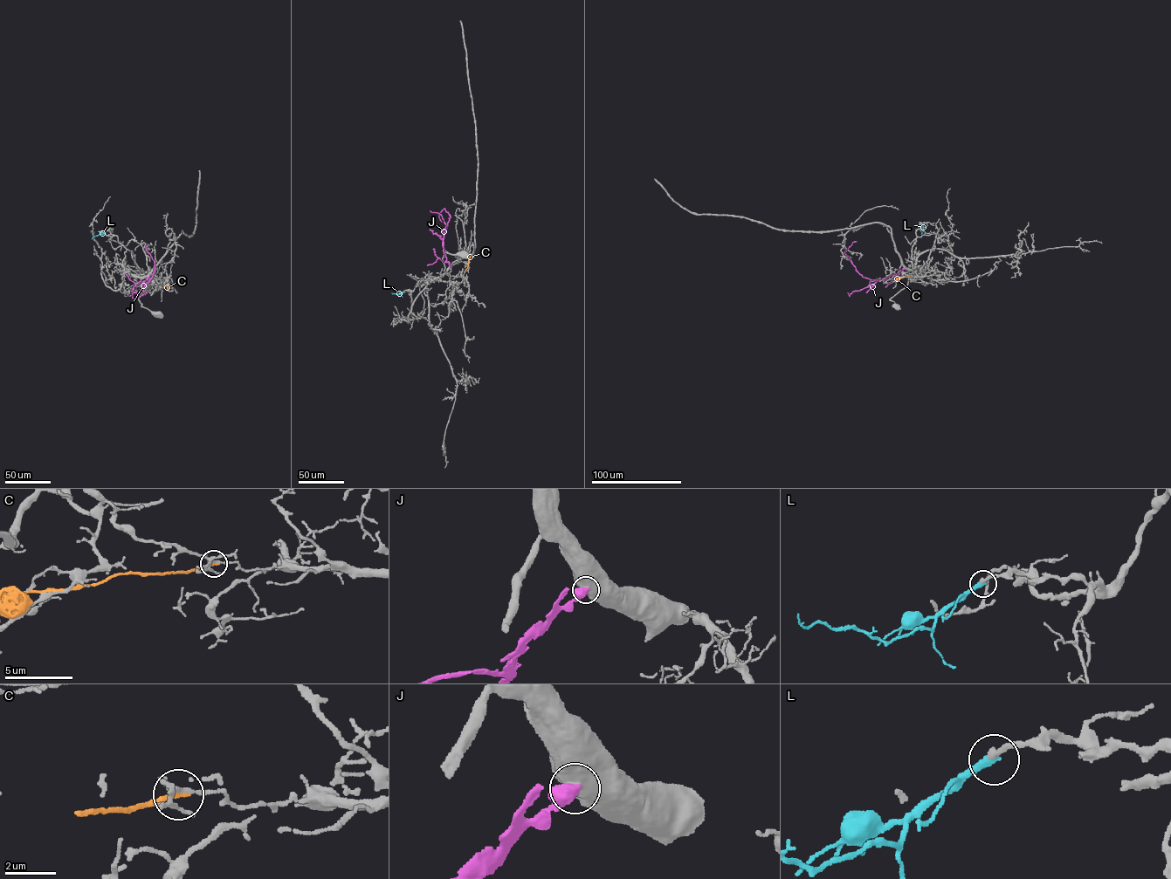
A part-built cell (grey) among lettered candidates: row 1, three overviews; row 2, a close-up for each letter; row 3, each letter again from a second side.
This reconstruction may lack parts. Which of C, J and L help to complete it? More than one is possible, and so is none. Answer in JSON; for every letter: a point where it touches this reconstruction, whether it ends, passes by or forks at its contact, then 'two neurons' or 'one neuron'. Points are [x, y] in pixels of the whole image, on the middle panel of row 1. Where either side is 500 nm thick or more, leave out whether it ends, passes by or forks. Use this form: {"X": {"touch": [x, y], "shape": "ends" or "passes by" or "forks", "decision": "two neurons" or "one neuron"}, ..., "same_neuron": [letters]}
{"C": {"touch": [464, 271], "shape": "ends", "decision": "two neurons"}, "J": {"touch": [450, 267], "decision": "two neurons"}, "L": {"touch": [404, 291], "shape": "passes by", "decision": "two neurons"}, "same_neuron": []}

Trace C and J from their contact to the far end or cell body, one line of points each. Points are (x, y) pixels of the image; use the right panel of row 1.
C: (911, 276), (897, 279)
J: (904, 268), (898, 273), (878, 279), (863, 277), (844, 254), (857, 241)

